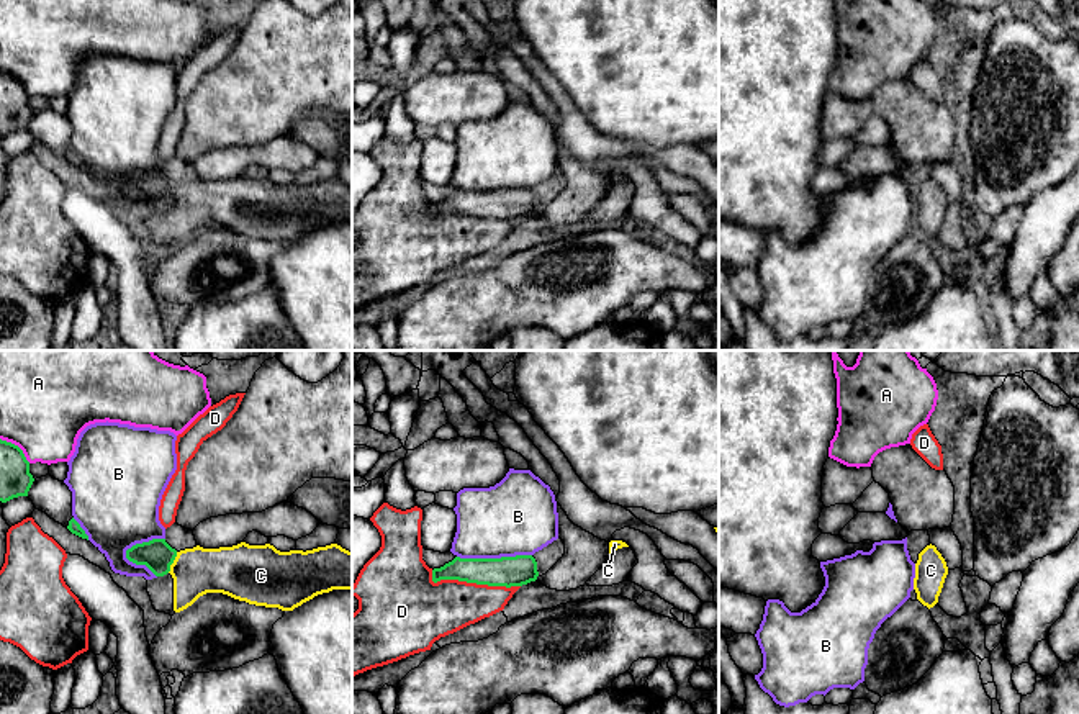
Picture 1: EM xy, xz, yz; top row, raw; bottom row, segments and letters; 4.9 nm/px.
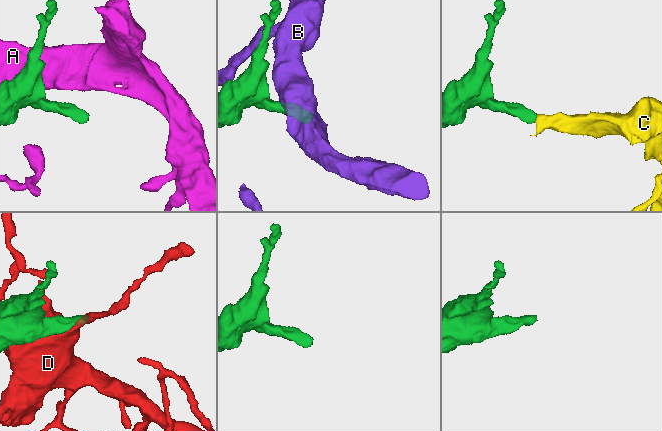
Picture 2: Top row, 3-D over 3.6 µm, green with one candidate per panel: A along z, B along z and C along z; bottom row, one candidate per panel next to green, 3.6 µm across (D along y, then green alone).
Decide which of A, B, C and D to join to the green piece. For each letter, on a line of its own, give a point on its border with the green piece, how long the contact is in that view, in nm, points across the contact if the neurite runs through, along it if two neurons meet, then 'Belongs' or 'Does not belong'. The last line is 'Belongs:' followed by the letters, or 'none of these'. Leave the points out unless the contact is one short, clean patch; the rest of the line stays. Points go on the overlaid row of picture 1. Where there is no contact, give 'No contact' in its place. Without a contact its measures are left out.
A: Touches green at xy (17, 446). Shared border 200 nm. Does not belong
B: Touches green at xy (138, 564). Shared border 220 nm. Does not belong
C: Touches green at xy (172, 562). Shared border 120 nm. Path across: xy (158, 555), (172, 562), (195, 572). Belongs
D: Touches green at xz (472, 582). Shared border 440 nm. Does not belong
Belongs: C

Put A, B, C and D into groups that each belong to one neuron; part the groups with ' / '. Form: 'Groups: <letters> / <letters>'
Groups: A / B / C / D

